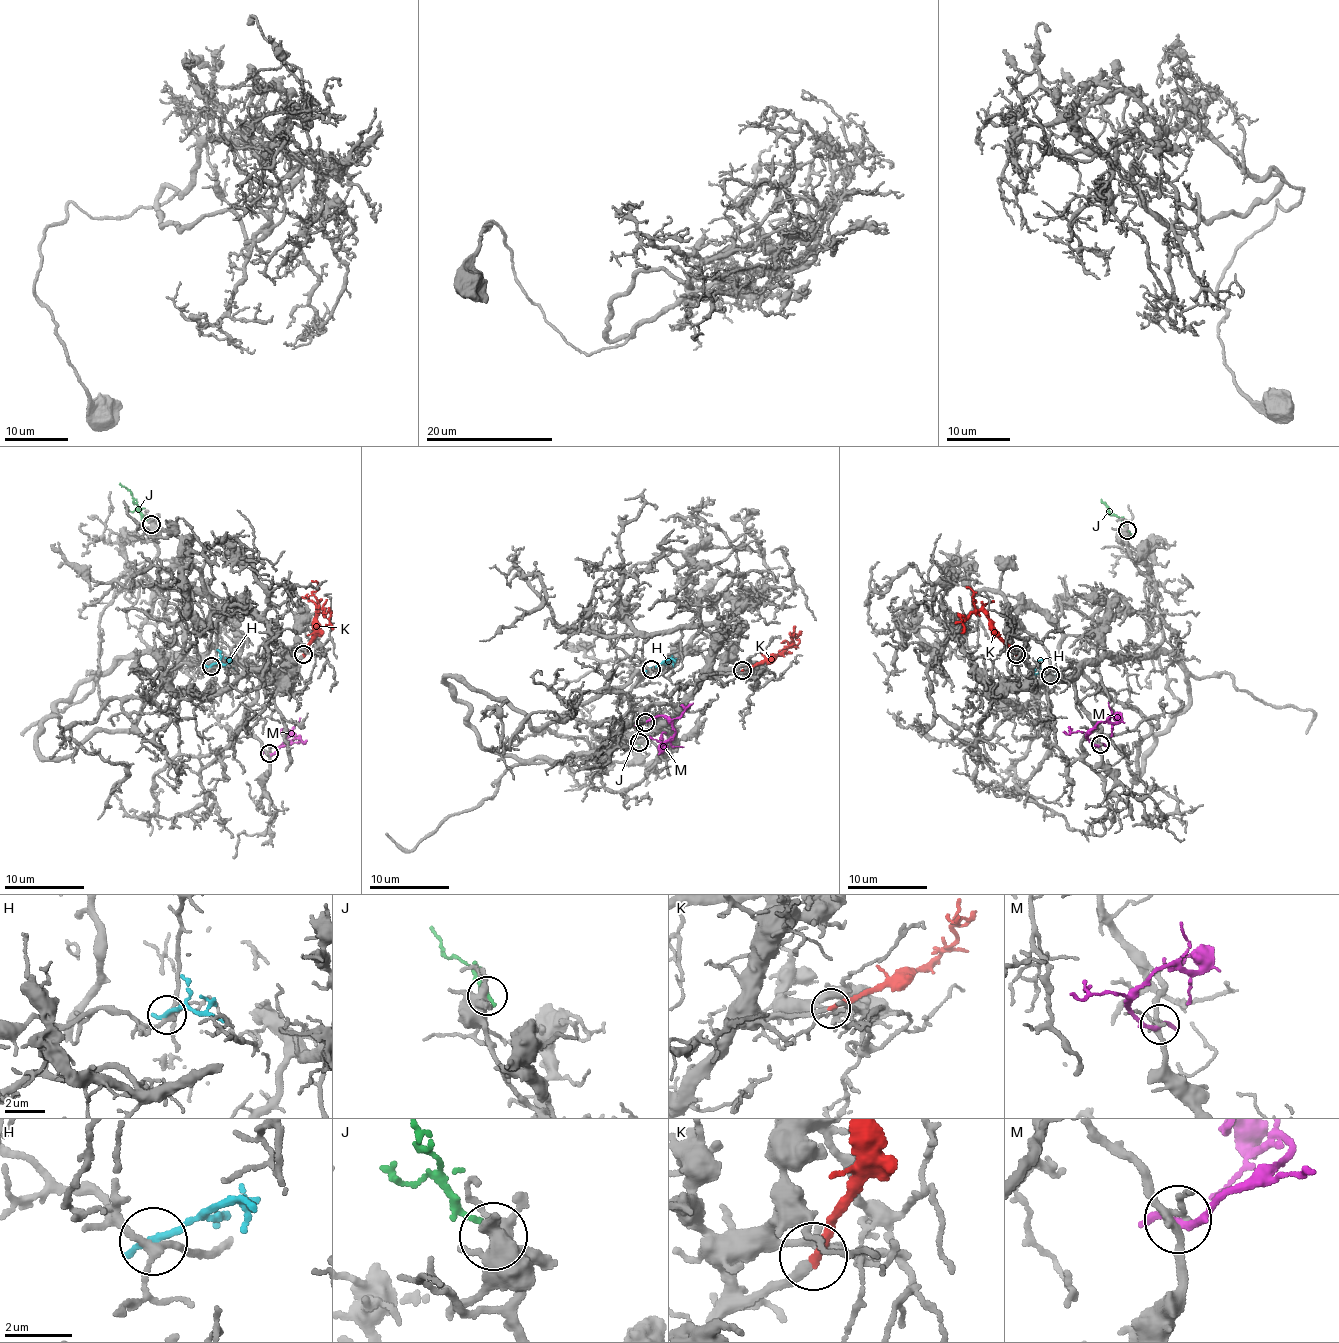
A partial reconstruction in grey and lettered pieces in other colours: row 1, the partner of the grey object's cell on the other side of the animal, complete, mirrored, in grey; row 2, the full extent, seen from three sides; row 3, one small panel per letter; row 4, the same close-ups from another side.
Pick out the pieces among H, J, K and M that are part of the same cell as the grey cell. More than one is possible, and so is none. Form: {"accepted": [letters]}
{"accepted": ["K"]}

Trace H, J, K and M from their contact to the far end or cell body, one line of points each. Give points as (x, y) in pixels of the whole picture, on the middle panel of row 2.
H: (650, 668), (671, 658), (675, 661)
J: (640, 742), (637, 736), (643, 719), (639, 713)
K: (742, 670), (773, 658), (791, 646), (794, 633)
M: (645, 723), (661, 716), (672, 725), (673, 734), (662, 745), (664, 731)

